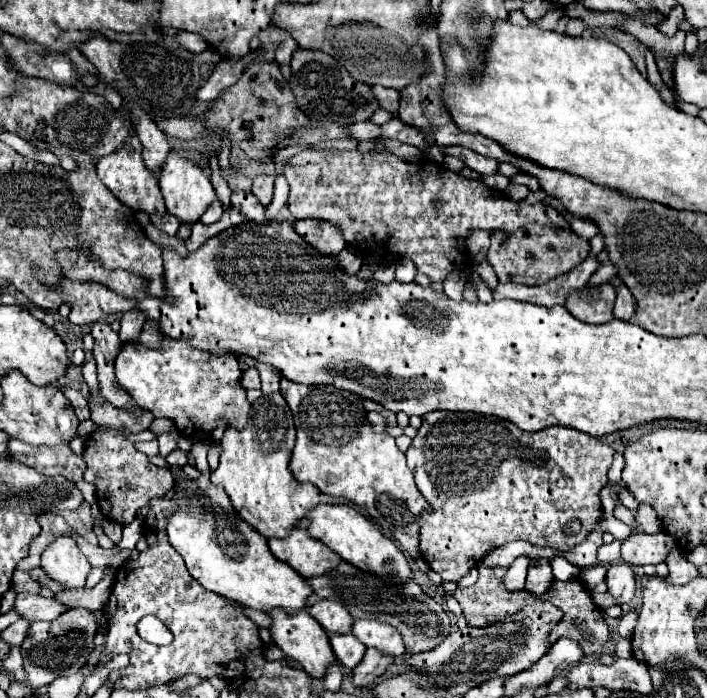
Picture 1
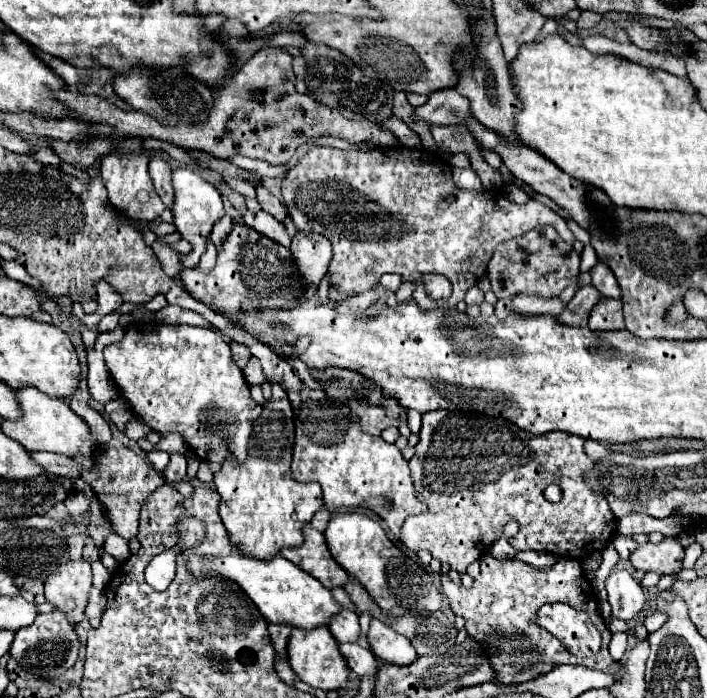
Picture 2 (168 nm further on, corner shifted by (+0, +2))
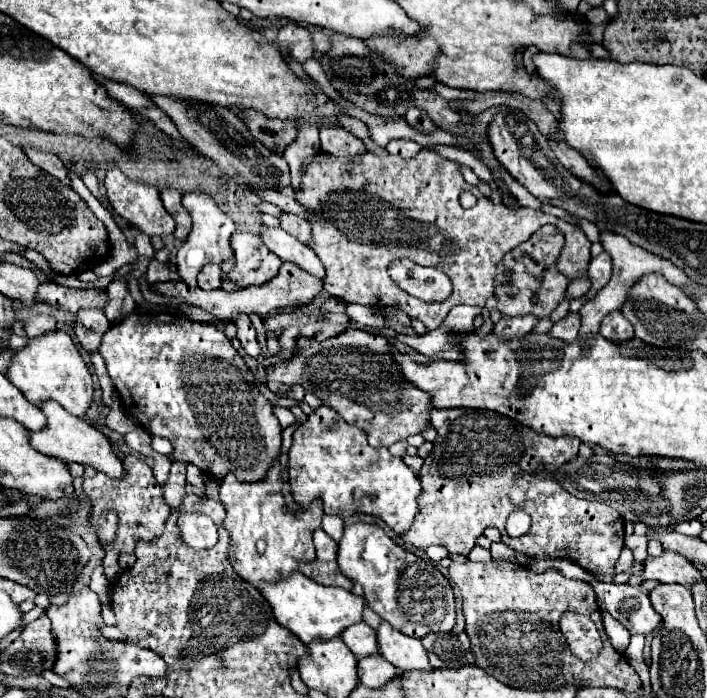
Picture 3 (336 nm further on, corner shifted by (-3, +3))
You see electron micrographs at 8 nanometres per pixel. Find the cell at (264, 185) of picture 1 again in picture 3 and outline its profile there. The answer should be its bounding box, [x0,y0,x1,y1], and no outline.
[278,212,310,244]

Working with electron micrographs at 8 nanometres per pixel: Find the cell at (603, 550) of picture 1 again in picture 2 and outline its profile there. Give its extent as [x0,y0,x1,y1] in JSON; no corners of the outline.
[613,535,639,559]

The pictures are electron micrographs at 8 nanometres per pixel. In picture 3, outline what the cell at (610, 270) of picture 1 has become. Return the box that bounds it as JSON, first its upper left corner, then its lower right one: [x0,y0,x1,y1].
[550,312,580,342]

